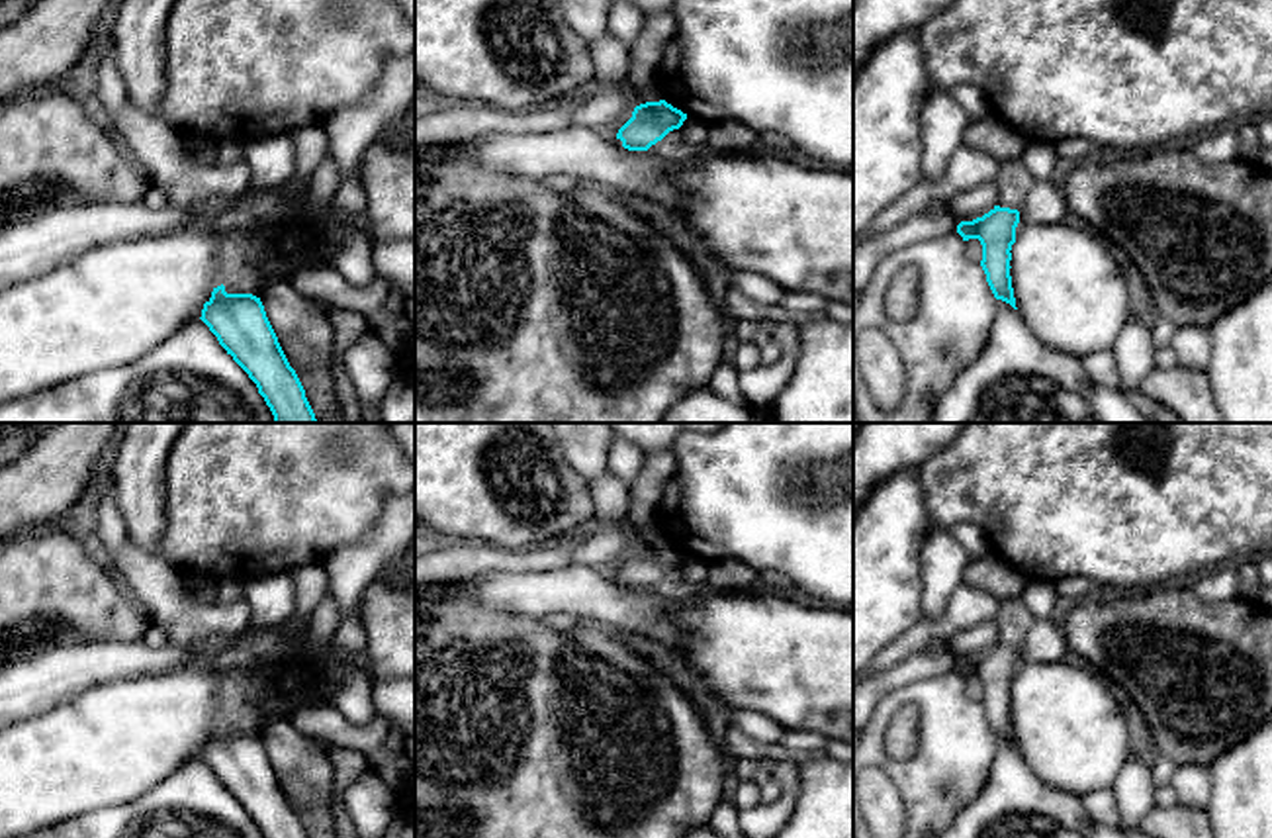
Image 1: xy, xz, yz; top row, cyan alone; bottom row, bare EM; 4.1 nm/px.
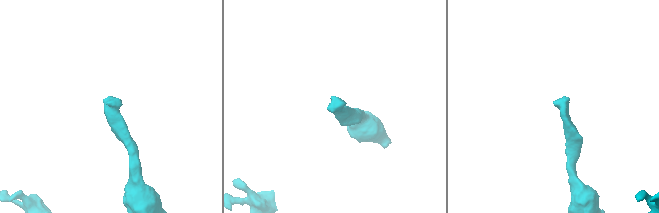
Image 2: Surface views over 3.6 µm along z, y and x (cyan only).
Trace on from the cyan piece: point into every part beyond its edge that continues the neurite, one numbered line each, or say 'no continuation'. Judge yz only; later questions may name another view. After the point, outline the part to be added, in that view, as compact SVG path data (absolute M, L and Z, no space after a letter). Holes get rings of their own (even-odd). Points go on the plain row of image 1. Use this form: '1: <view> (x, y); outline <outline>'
1: yz (1014, 619); outline M1022 597L1002 601L996 619L996 644L1020 650L1029 627L1031 615Z

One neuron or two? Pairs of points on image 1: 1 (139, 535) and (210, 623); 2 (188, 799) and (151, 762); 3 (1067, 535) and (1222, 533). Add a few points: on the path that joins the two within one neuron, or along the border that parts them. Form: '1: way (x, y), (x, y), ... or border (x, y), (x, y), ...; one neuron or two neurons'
1: border (128, 539), (161, 557); two neurons
2: border (198, 754), (181, 762), (128, 803); two neurons
3: way (1106, 533), (1182, 533); one neuron

